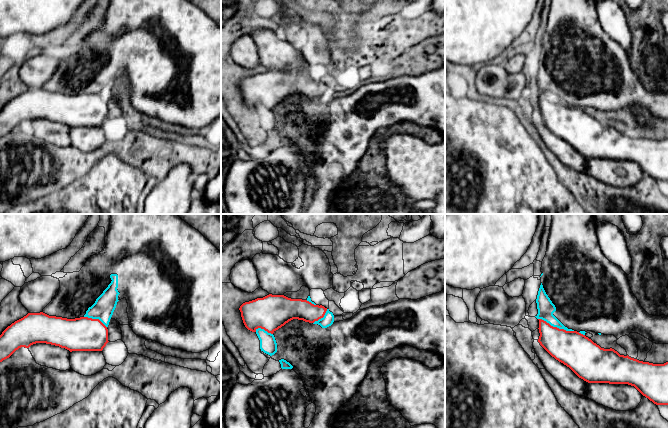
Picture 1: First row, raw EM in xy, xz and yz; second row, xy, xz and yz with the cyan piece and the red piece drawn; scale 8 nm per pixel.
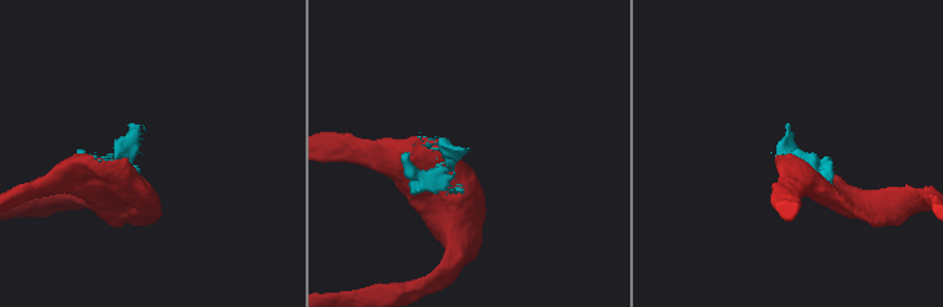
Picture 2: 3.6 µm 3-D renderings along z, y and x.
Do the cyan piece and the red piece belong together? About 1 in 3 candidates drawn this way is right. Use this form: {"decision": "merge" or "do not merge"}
{"decision": "do not merge"}

